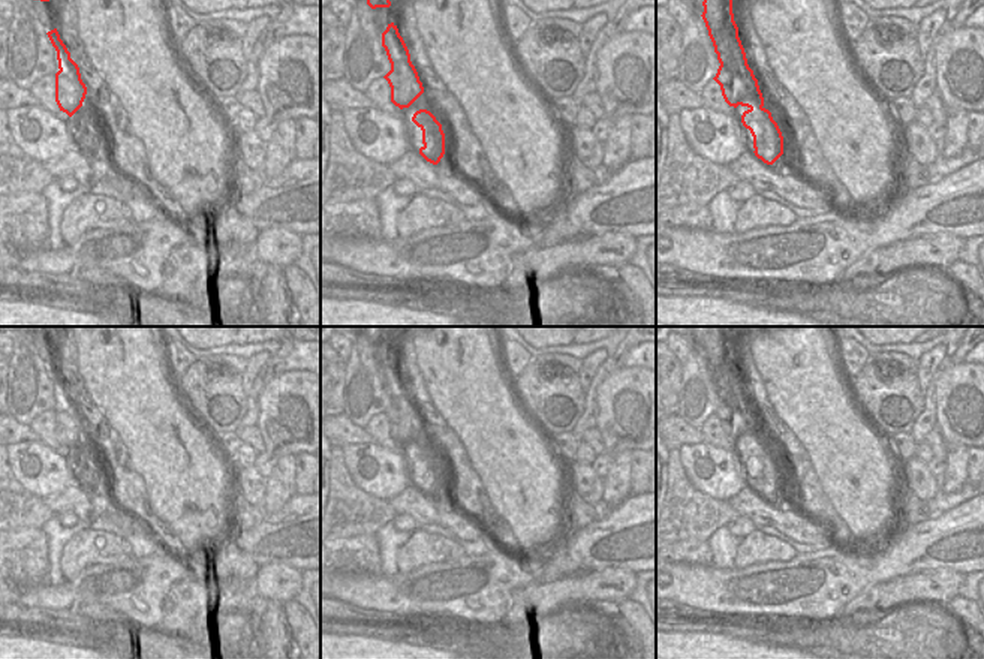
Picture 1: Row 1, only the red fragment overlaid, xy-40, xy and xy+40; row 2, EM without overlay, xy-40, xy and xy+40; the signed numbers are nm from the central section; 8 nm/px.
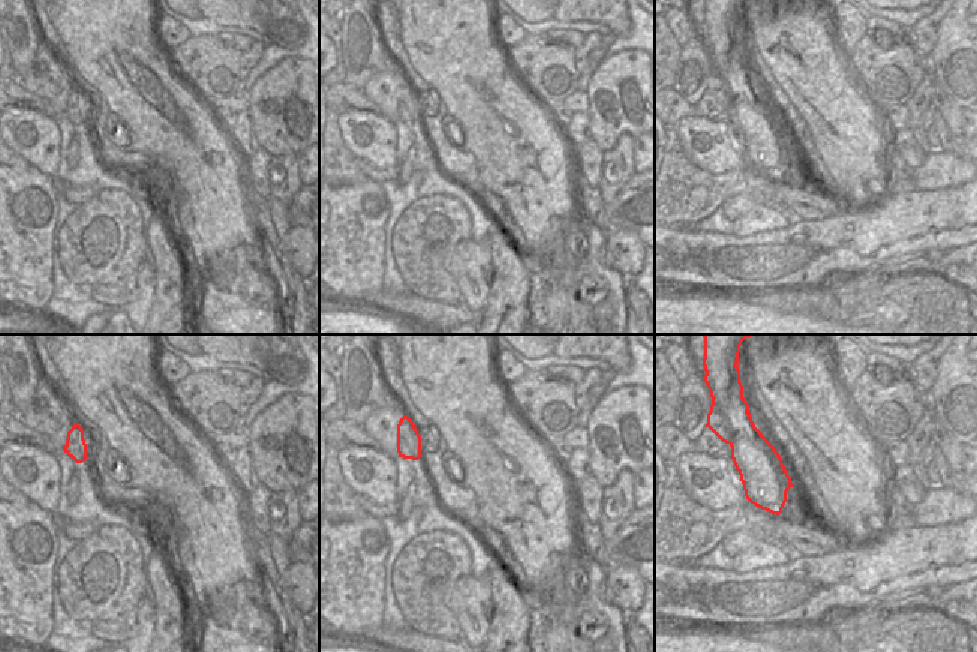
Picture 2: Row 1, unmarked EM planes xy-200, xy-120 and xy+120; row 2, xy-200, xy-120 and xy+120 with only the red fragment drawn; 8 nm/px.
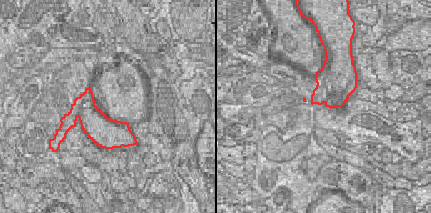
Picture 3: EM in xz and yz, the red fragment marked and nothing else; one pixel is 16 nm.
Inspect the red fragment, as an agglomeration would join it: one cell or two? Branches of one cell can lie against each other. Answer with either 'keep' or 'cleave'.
cleave

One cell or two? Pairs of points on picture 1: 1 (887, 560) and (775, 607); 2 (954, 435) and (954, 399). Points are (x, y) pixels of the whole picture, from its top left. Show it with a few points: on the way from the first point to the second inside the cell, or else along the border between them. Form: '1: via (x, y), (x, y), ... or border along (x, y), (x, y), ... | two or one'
1: via (858, 566), (843, 569), (811, 595), (803, 596) | one
2: via (954, 426), (954, 408) | one

